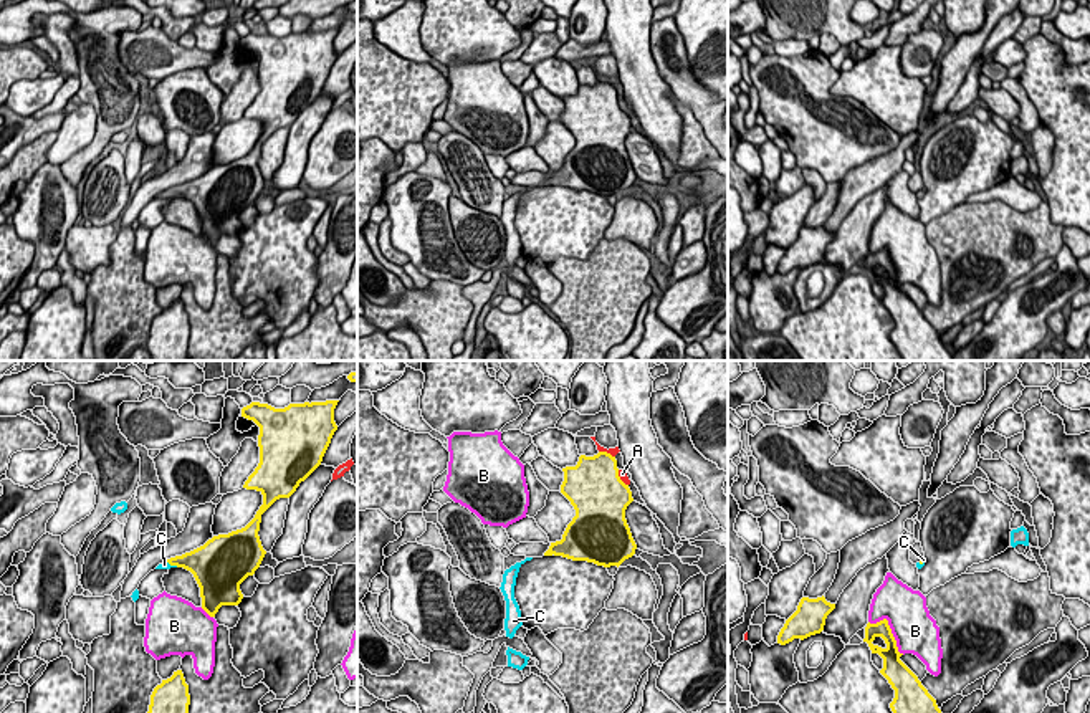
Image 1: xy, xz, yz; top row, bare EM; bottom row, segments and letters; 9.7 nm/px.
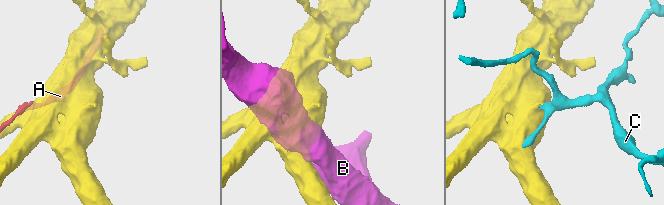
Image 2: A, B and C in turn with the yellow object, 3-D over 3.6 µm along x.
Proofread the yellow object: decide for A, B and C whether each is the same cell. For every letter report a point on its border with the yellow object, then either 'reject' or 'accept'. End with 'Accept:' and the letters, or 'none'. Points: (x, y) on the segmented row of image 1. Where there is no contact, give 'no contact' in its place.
A: xz (619, 478) | reject
B: yz (890, 629) | reject
C: xy (172, 564) | accept
Accept: C

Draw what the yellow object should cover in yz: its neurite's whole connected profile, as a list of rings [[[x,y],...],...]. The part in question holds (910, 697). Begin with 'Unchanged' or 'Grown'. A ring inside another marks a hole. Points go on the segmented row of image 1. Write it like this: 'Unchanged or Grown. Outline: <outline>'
Unchanged. Outline: [[[887,619],[877,624],[868,622],[863,642],[868,644],[872,653],[878,653],[883,658],[880,673],[895,690],[895,698],[890,703],[893,713],[941,713],[936,700],[900,660],[903,653],[898,652],[896,640]]]

